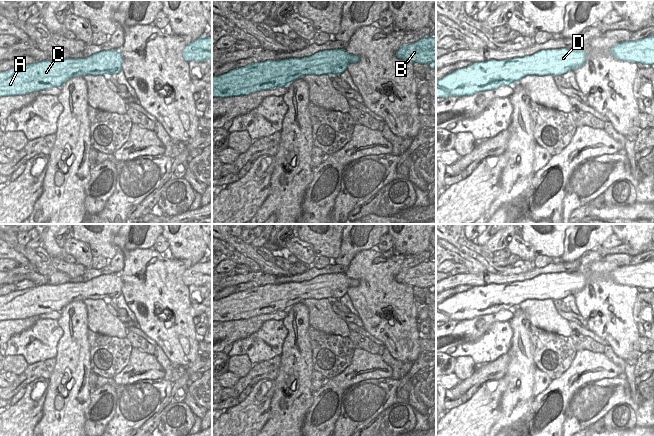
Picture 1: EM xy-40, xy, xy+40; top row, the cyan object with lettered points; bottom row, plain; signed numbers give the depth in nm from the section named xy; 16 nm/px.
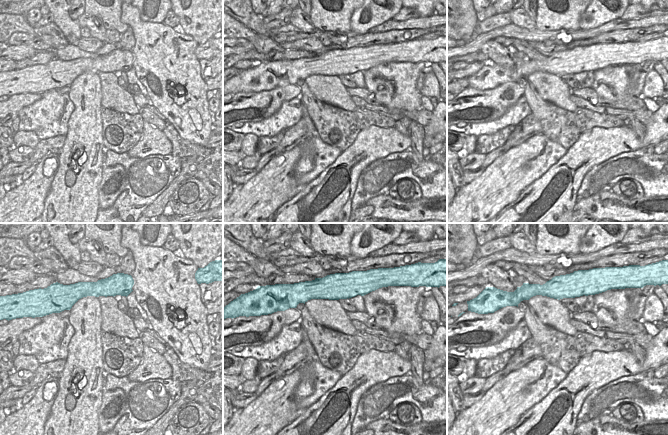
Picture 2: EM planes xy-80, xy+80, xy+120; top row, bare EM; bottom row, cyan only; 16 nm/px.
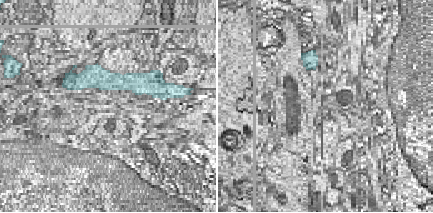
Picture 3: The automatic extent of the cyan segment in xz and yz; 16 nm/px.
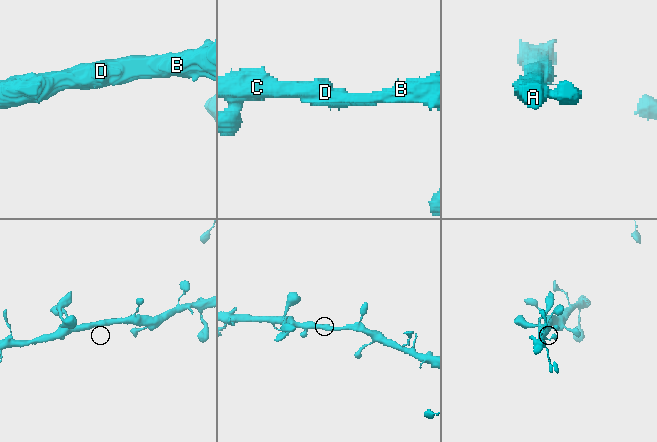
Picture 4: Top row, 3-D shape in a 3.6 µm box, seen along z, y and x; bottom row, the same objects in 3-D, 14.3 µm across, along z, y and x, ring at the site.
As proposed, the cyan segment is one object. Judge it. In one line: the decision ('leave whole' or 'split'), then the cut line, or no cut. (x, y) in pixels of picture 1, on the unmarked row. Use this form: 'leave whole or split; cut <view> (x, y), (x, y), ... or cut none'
leave whole; cut none

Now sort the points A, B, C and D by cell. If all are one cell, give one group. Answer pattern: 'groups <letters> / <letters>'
groups A B C D

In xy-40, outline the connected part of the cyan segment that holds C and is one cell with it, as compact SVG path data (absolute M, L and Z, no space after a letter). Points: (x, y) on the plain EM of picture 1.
M105 274L86 282L44 284L0 296L0 321L25 319L62 309L72 301L117 298L122 294L119 274Z

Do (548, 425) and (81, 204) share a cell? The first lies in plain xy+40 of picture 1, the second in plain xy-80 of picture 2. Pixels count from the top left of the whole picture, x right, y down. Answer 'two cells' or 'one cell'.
two cells

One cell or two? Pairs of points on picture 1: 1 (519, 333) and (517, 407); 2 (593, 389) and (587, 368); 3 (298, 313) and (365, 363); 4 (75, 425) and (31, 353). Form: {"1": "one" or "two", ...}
{"1": "one", "2": "two", "3": "two", "4": "two"}

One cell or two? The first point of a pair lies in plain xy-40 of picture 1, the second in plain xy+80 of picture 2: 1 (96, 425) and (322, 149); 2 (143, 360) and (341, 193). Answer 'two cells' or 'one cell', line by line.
1: two cells
2: one cell

